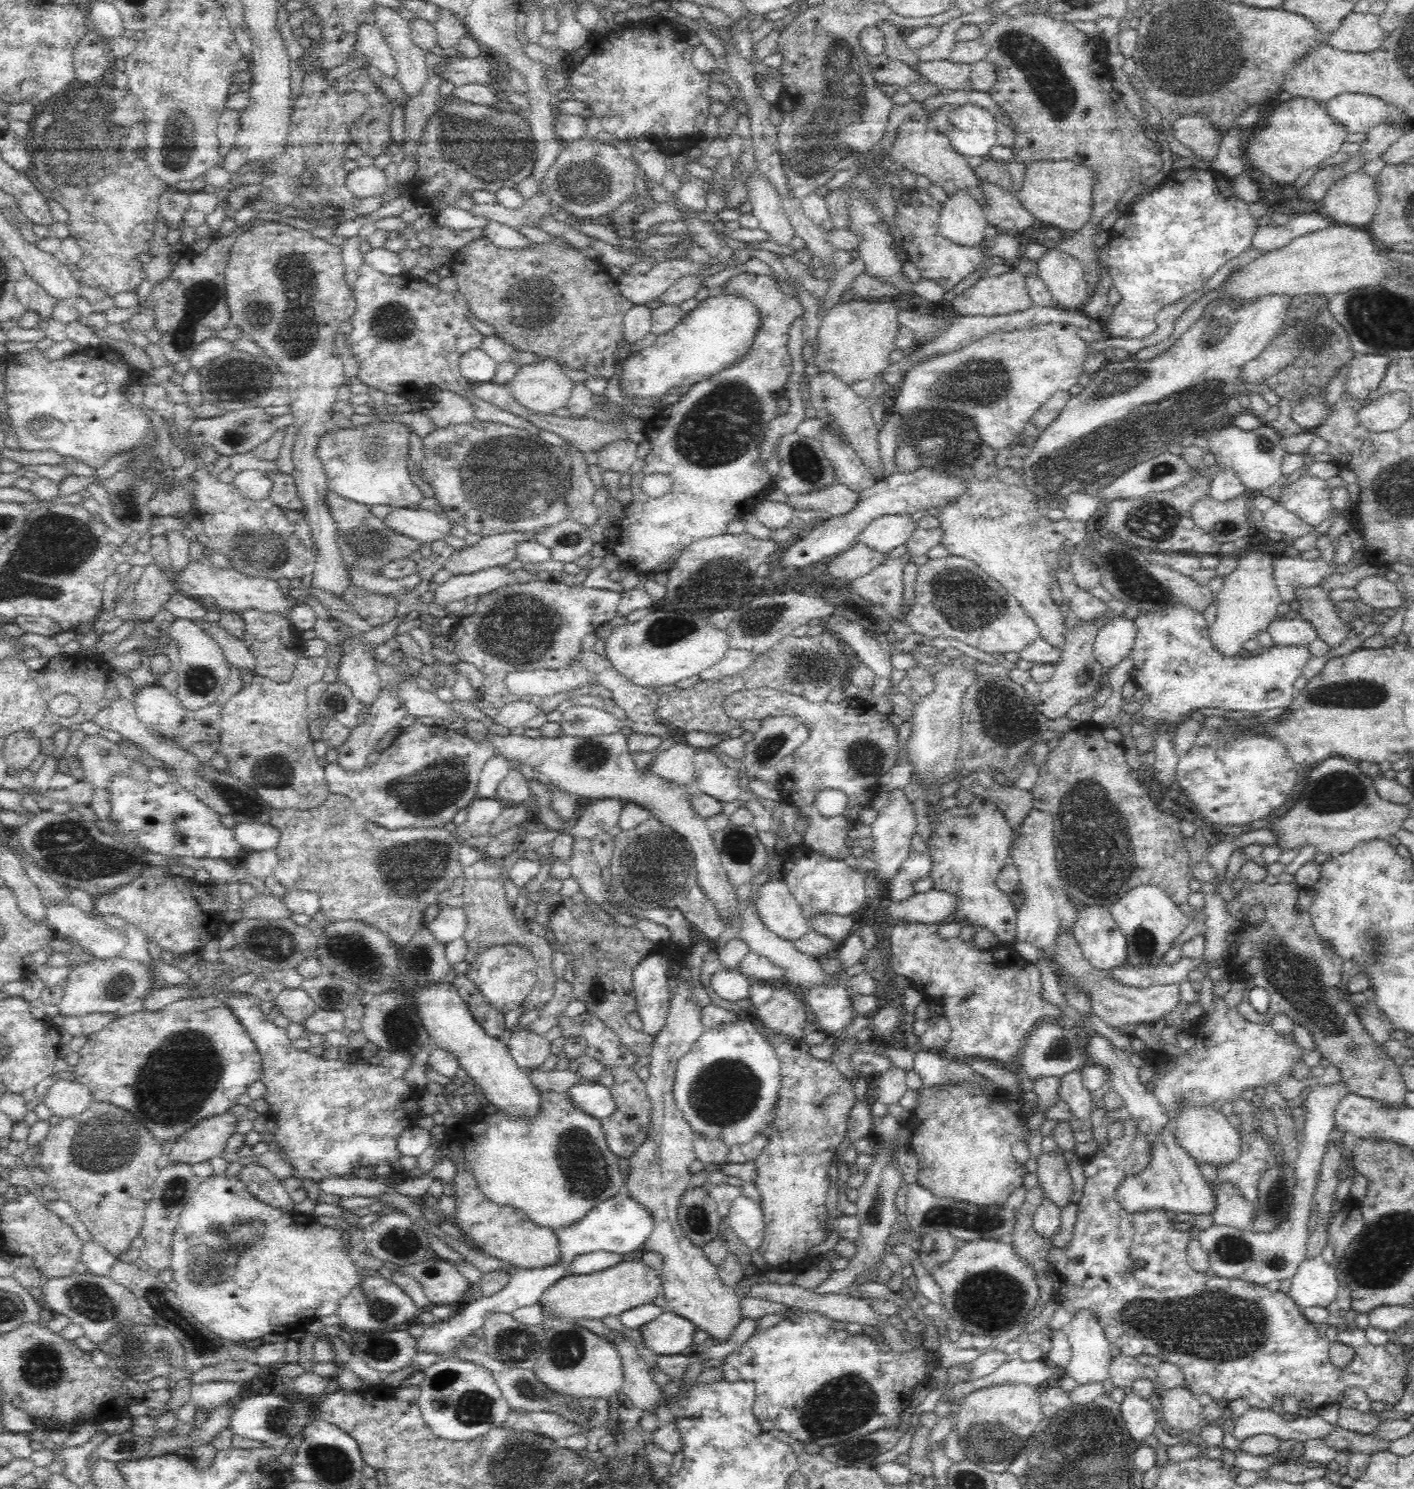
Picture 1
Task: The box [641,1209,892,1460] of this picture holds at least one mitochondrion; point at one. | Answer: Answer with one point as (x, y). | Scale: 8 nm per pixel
(844, 1407)

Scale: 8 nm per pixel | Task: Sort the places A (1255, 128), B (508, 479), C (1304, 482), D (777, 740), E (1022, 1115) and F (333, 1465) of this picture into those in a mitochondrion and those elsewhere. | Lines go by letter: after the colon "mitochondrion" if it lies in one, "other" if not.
A: other
B: mitochondrion
C: other
D: mitochondrion
E: other
F: mitochondrion

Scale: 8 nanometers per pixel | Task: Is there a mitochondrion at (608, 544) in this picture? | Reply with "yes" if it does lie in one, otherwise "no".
no

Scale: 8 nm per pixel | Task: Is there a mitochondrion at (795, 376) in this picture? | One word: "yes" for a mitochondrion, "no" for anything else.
no

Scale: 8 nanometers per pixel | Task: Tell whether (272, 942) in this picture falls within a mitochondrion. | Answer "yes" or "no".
yes

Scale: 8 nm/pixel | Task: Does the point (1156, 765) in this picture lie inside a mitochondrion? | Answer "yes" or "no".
no

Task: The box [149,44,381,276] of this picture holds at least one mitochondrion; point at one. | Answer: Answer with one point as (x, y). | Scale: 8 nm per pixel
(180, 143)

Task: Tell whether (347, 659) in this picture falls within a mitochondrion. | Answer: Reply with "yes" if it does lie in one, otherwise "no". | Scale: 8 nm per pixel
no

